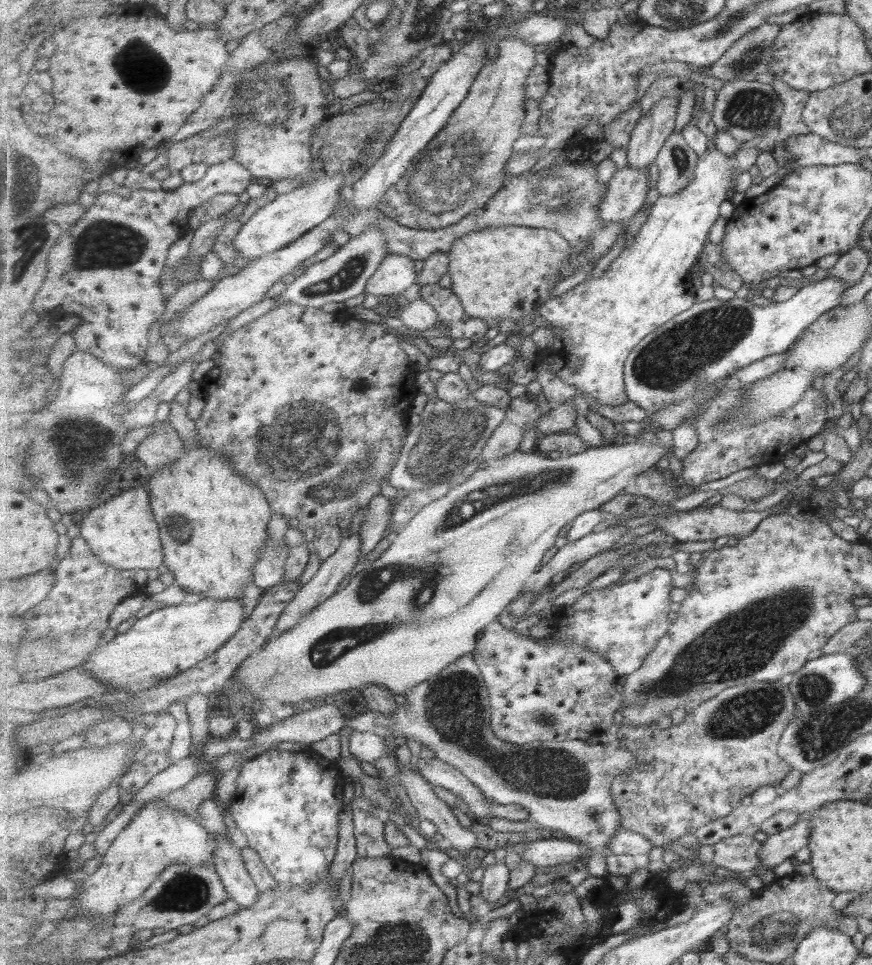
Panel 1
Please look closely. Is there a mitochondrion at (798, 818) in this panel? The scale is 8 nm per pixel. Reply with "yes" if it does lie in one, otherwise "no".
no

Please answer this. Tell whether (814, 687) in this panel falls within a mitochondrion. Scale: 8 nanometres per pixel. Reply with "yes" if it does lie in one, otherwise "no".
yes

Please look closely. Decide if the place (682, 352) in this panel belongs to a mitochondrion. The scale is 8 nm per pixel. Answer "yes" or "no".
yes

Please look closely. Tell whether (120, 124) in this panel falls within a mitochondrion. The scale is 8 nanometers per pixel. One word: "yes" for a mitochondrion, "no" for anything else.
no

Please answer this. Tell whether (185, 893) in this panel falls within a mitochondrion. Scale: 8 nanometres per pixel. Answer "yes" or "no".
yes

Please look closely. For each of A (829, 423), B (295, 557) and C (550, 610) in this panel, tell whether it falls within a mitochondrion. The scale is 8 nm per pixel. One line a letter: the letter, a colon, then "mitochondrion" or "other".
A: other
B: other
C: other

